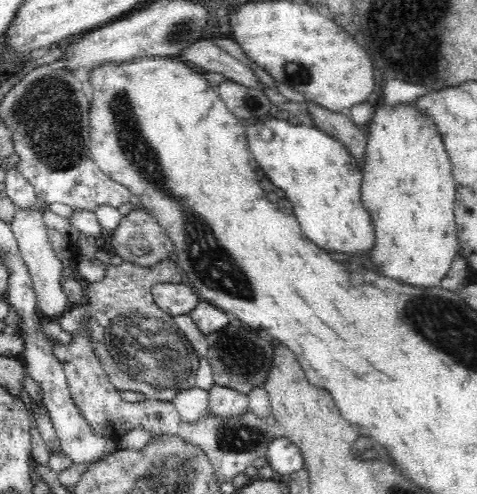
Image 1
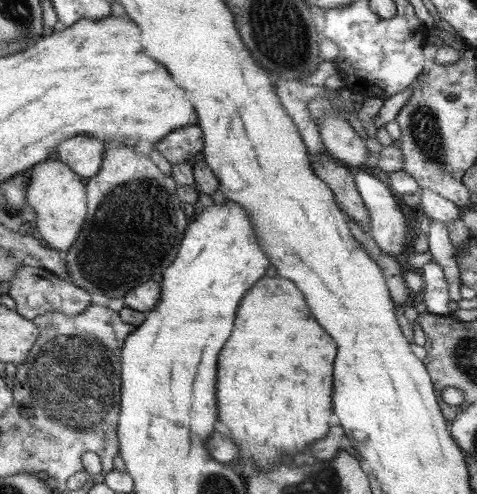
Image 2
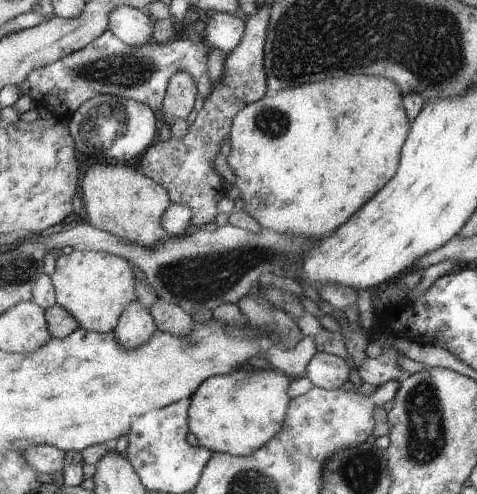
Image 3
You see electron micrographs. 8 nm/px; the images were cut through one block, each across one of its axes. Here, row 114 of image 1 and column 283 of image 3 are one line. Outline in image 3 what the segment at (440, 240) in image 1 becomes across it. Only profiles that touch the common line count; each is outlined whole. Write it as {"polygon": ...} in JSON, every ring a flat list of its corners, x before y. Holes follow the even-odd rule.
{"polygon":[[233,370,225,376,205,380,191,396,189,434,191,440,213,454,247,458,271,442,285,426,291,404,289,378,275,370]]}

